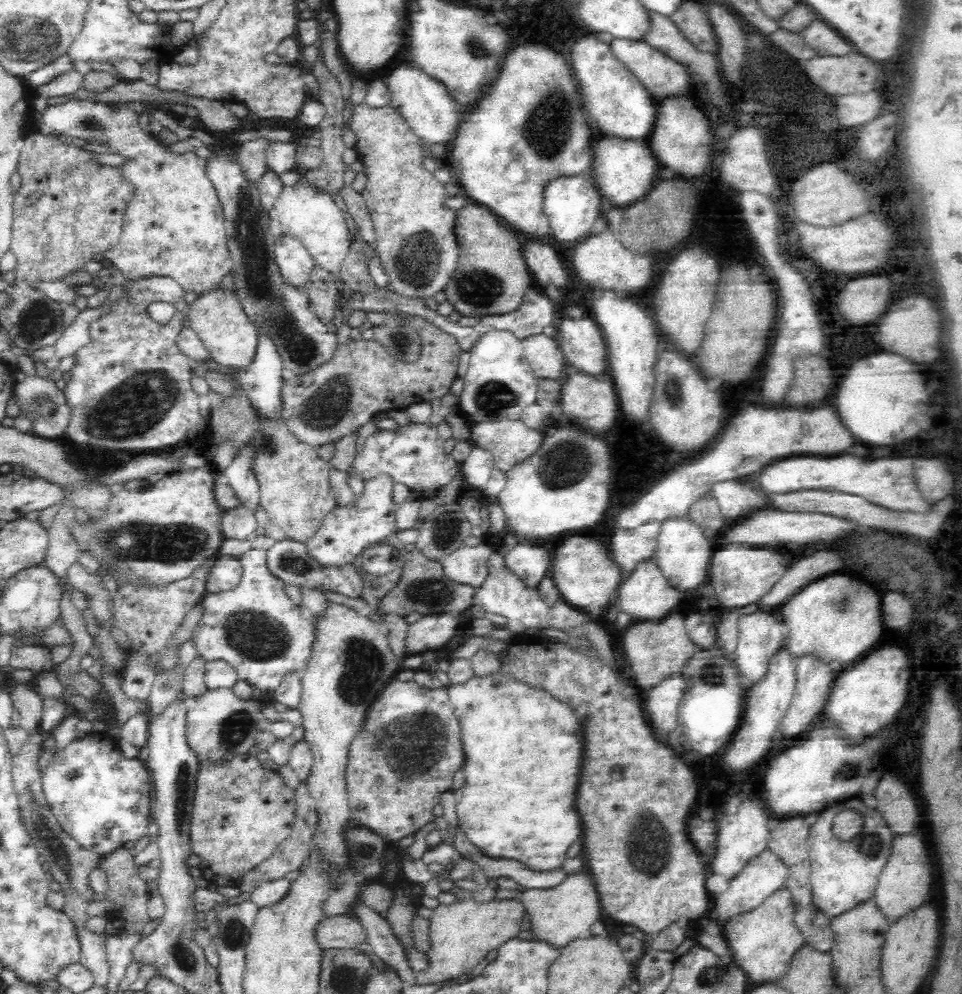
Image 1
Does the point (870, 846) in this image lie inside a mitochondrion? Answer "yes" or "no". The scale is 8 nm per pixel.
yes

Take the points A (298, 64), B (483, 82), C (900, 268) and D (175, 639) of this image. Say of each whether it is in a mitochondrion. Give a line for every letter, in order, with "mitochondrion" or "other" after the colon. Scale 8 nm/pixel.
A: other
B: other
C: other
D: other

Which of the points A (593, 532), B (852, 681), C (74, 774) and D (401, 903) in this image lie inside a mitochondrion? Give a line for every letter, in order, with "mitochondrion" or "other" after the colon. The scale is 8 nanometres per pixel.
A: other
B: other
C: mitochondrion
D: mitochondrion

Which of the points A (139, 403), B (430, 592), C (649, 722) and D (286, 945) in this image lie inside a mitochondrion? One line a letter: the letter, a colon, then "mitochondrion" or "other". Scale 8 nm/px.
A: mitochondrion
B: mitochondrion
C: other
D: other

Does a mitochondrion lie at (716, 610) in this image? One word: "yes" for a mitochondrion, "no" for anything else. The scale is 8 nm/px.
no

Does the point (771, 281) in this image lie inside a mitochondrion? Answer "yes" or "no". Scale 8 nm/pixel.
no

